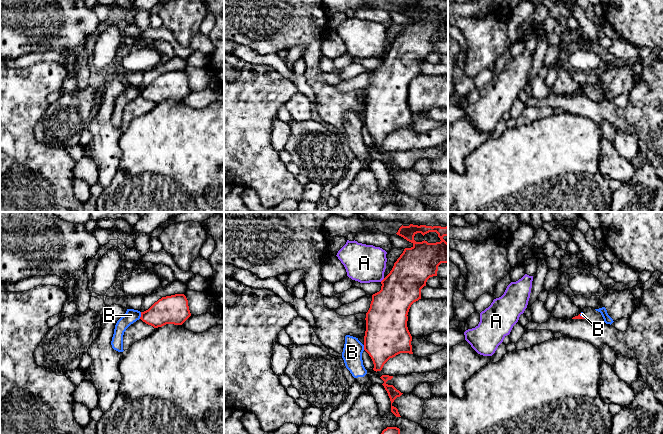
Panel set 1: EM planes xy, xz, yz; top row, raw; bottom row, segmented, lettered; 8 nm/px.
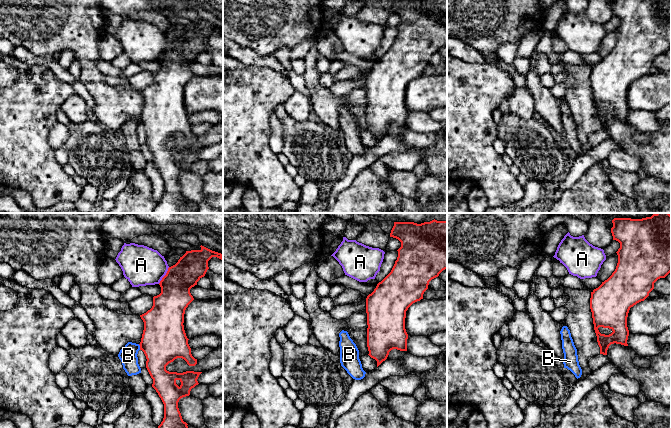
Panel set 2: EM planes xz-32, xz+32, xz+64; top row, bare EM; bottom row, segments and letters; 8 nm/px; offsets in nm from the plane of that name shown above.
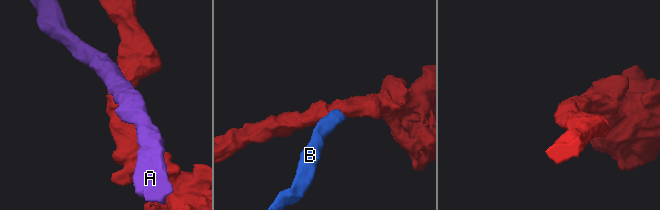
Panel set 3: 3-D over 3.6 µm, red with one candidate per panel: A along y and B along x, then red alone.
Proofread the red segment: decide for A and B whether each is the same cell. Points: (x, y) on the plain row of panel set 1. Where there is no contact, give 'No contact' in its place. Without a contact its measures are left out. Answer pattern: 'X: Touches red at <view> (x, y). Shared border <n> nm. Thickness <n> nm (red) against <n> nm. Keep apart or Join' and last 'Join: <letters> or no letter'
A: Touches red at xz (383, 55). Shared border 50 nm. Thickness 300 nm (red) against 300 nm. Keep apart
B: Touches red at xy (141, 91). Shared border 60 nm. Thickness 220 nm (red) against 110 nm. Keep apart
Join: no letter

